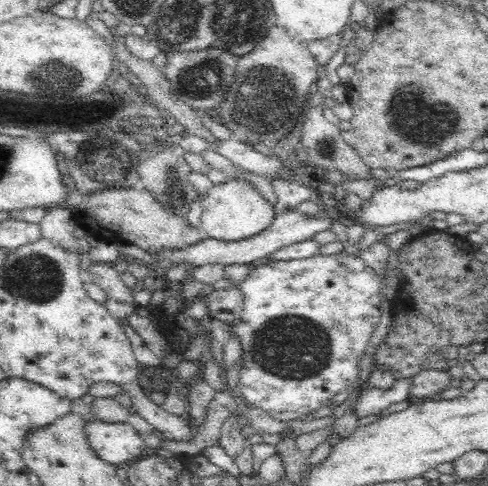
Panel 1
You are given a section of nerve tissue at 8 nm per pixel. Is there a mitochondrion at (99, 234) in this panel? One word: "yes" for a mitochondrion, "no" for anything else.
no

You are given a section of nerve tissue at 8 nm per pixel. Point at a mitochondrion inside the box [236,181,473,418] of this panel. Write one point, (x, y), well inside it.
(296, 347)

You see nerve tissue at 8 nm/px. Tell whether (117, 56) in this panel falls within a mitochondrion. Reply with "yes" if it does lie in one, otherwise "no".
no

